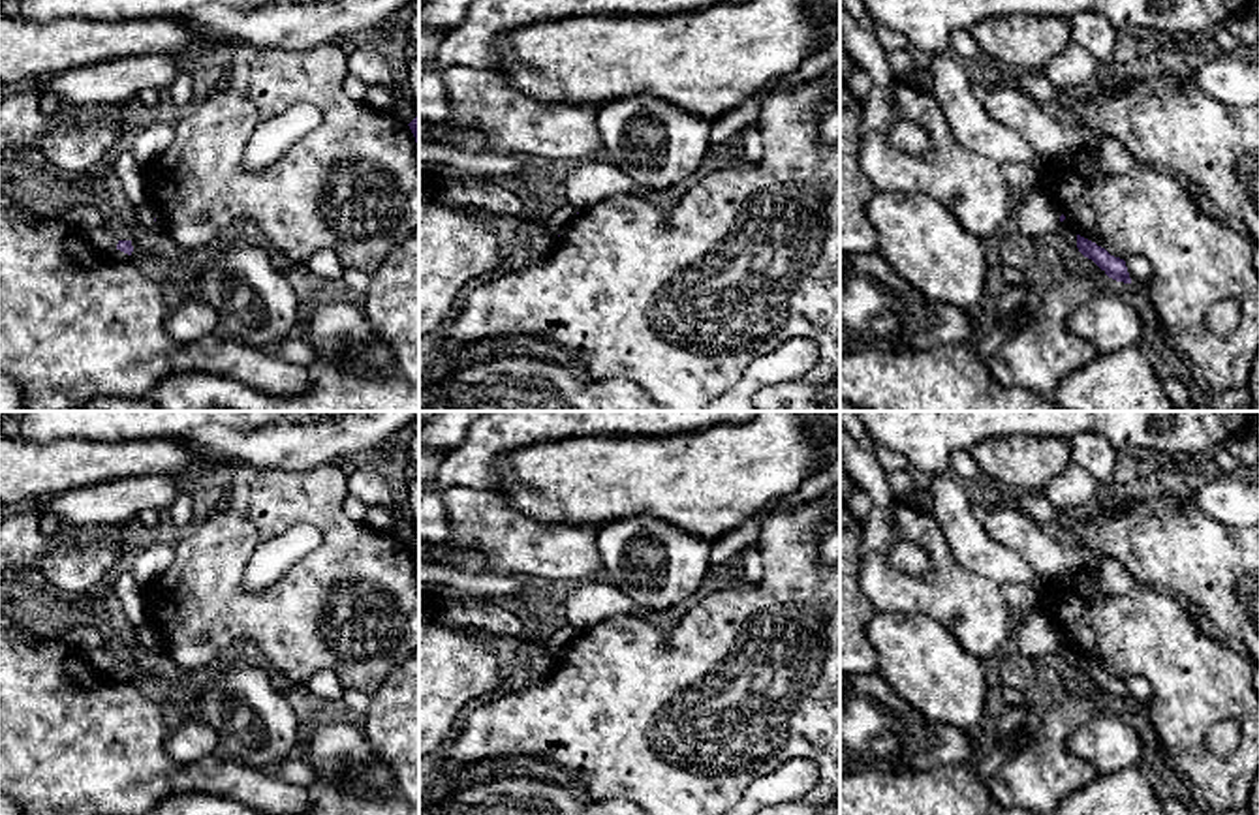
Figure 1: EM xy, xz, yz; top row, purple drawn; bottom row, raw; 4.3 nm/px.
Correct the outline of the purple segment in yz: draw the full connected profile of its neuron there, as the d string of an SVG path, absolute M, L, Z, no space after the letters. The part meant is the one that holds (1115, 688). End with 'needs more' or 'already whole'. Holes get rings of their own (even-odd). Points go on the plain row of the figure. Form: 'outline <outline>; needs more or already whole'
outline M1077 655L1077 669L1084 678L1092 680L1109 699L1131 704L1124 680L1111 676L1105 669L1080 655Z; already whole

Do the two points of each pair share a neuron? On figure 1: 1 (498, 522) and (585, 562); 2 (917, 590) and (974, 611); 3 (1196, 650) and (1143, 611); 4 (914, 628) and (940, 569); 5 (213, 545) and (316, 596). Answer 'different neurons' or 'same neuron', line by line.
1: same neuron
2: same neuron
3: same neuron
4: different neurons
5: same neuron

